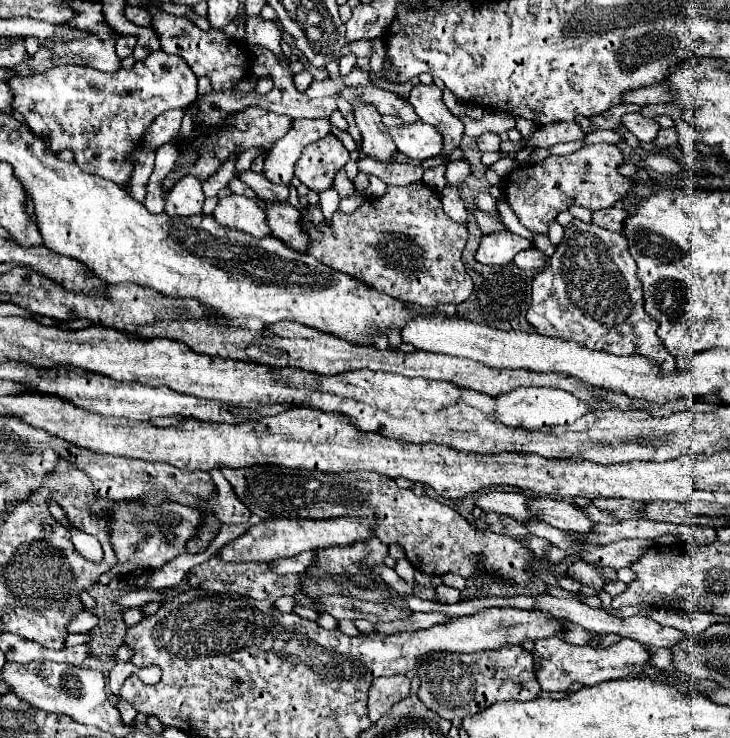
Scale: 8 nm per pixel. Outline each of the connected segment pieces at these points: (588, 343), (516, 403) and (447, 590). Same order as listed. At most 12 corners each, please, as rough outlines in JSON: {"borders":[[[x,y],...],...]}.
{"borders":[[[573,219],[533,277],[537,333],[675,357],[621,233]],[[519,387],[497,397],[509,427],[571,425],[589,411],[553,387]],[[437,585],[437,601],[457,603],[461,593],[447,585]]]}

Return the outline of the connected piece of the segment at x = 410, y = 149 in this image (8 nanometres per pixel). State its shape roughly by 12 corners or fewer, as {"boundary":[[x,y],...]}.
{"boundary":[[417,121],[387,127],[397,149],[413,161],[443,151],[437,127]]}

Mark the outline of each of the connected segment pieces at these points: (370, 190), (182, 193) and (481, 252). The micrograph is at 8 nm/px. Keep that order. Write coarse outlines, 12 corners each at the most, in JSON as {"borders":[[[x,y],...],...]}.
{"borders":[[[369,175],[370,185],[364,191],[366,197],[381,197],[387,185]],[[183,175],[167,193],[167,215],[199,215],[203,189]],[[511,231],[481,237],[475,259],[485,265],[511,263],[533,243]]]}

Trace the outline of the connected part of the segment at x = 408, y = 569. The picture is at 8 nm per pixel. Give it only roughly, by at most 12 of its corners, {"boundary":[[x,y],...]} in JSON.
{"boundary":[[399,559],[395,571],[409,587],[417,585],[413,579],[413,565]]}

